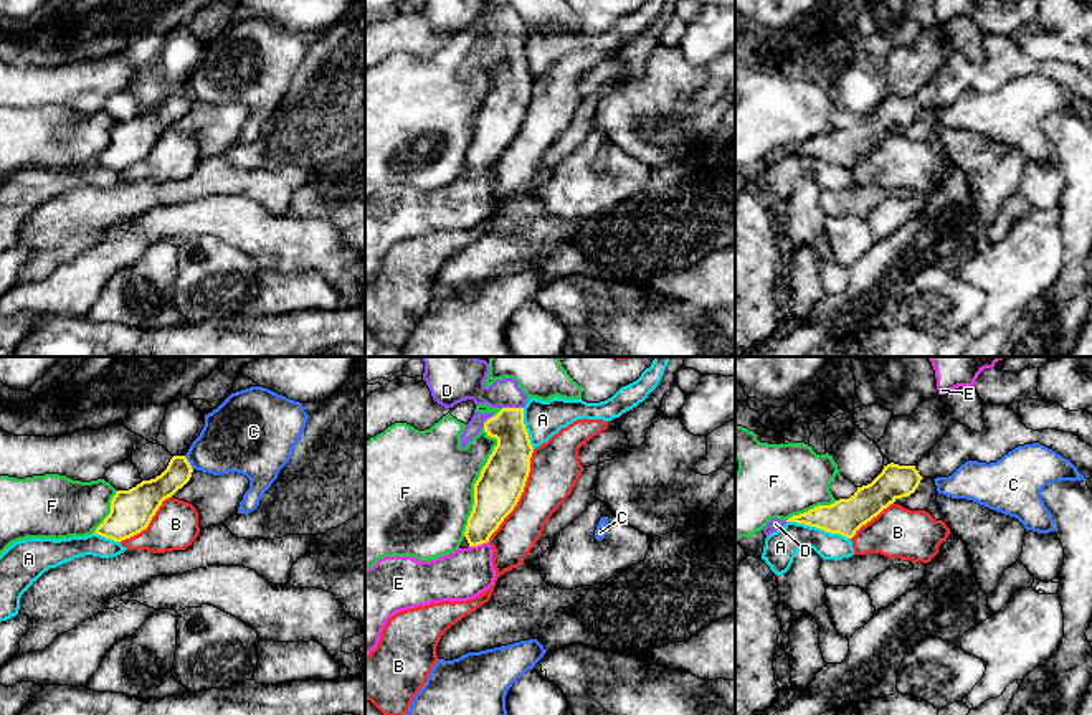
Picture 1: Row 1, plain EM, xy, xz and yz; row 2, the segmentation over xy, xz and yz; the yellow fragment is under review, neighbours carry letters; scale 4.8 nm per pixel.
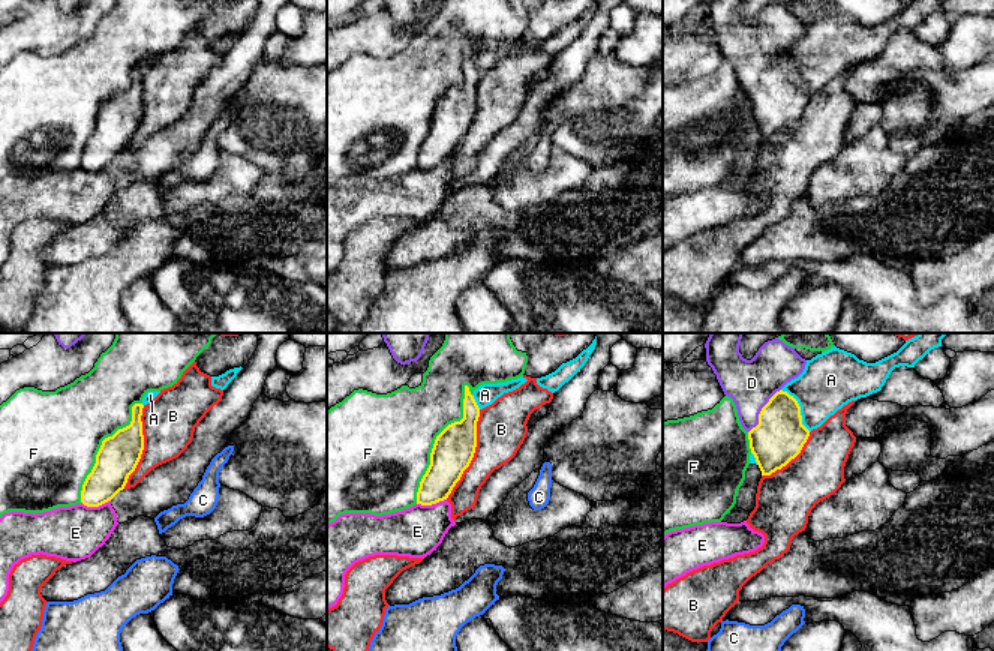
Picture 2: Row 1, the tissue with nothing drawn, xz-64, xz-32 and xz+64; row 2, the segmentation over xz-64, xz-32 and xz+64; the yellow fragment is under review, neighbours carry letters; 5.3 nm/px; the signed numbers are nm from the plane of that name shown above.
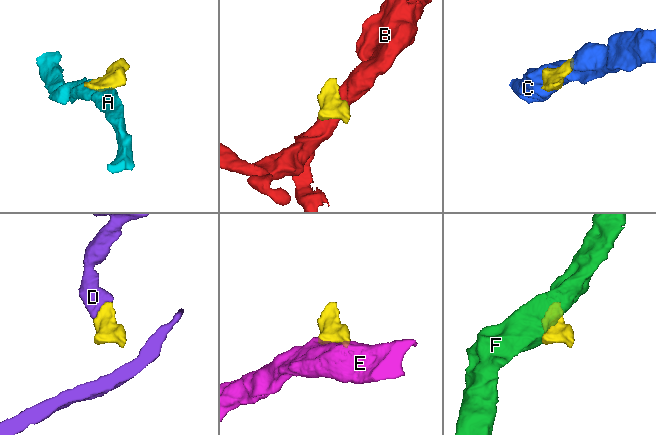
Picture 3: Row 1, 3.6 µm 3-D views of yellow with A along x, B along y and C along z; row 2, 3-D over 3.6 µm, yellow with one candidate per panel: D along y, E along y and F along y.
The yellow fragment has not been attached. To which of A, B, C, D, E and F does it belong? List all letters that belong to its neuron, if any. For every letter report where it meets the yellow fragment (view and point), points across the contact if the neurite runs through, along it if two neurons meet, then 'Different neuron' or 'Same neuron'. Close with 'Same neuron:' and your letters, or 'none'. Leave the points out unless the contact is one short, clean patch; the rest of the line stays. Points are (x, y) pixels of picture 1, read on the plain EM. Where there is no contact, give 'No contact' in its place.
A: Touches yellow at yz (818, 157). Different neuron
B: Touches yellow at xz (521, 124). Different neuron
C: Touches yellow at xy (189, 93). Boundary: xy (184, 86), (192, 99). Different neuron
D: Touches yellow at xz (512, 38). Path across: xz (511, 88), (512, 38), (468, 14). Same neuron
E: Touches yellow at xz (478, 174). Boundary: xz (488, 170), (470, 177). Different neuron
F: Touches yellow at xz (476, 111). Different neuron
Same neuron: D

